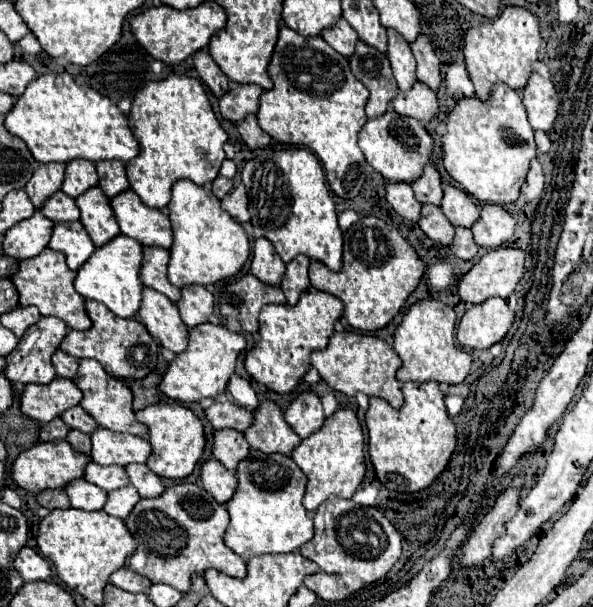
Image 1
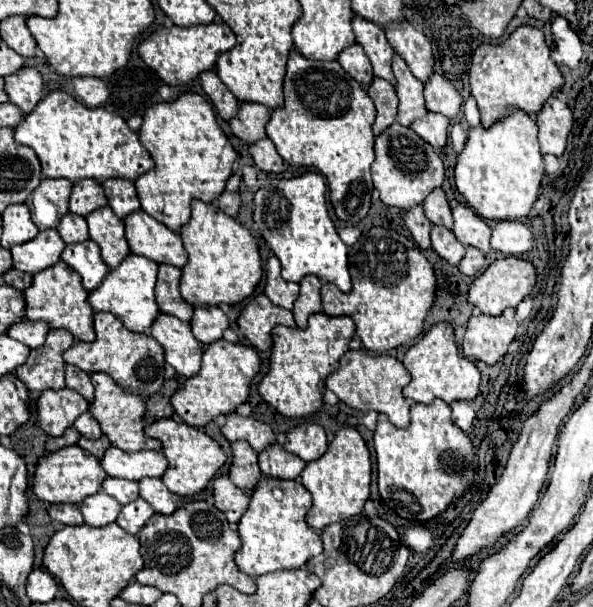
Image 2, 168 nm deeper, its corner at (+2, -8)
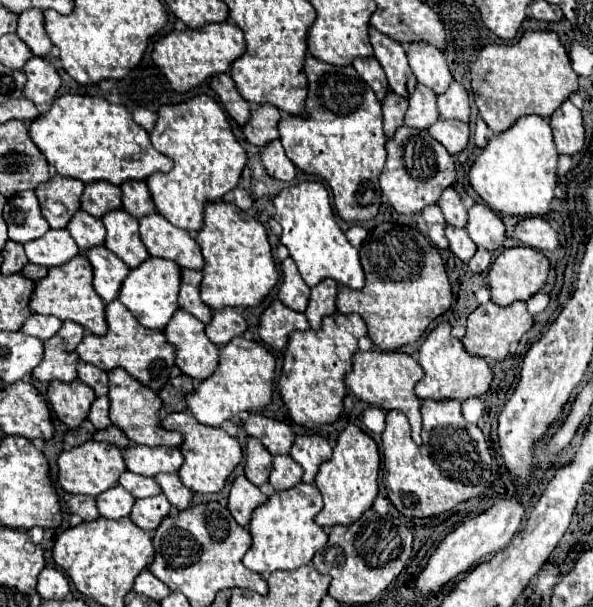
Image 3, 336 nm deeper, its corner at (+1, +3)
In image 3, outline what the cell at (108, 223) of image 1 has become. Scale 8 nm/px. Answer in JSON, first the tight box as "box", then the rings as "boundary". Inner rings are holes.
{"box":[101,209,147,267],"boundary":[[[113,209],[101,217],[107,235],[105,247],[113,251],[127,267],[137,267],[147,259],[147,249],[139,237],[139,223],[125,209]]]}

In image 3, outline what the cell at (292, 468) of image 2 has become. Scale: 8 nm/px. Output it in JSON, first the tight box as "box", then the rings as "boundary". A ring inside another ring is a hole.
{"box":[269,455,303,491],"boundary":[[[273,455],[273,467],[269,475],[269,483],[275,491],[289,489],[291,485],[297,485],[303,477],[303,469],[299,463],[291,459],[291,455]]]}

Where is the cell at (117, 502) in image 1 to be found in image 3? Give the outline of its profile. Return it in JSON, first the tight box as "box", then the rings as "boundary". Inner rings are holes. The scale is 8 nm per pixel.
{"box":[129,493,171,531],"boundary":[[[163,493],[153,495],[153,497],[145,497],[145,499],[137,499],[135,507],[129,513],[129,519],[139,525],[145,531],[153,531],[157,529],[159,521],[171,513],[171,503],[167,501],[167,497],[163,497]]]}

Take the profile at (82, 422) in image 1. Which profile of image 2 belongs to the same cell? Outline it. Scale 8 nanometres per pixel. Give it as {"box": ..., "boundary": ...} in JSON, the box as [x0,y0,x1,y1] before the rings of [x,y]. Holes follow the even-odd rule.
{"box":[74,412,102,438],"boundary":[[[84,412],[84,414],[74,422],[74,428],[78,428],[78,432],[80,432],[84,438],[100,438],[100,436],[102,436],[100,424],[98,424],[98,420],[96,420],[90,412]]]}

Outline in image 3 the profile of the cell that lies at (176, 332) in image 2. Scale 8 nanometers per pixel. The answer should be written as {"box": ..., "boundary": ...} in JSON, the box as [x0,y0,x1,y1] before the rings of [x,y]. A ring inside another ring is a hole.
{"box":[163,309,219,381],"boundary":[[[177,309],[163,333],[175,347],[175,365],[185,375],[203,381],[215,371],[219,347],[207,339],[205,325],[191,313]]]}

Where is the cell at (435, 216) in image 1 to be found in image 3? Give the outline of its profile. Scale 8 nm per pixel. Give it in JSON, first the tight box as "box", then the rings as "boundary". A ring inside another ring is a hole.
{"box":[445,225,475,261],"boundary":[[[447,225],[445,227],[445,235],[449,239],[449,249],[461,259],[461,261],[469,261],[475,253],[475,245],[471,241],[471,237],[467,235],[465,229],[459,229],[459,227],[453,227],[453,225]]]}

